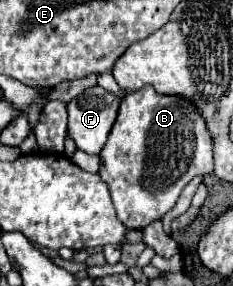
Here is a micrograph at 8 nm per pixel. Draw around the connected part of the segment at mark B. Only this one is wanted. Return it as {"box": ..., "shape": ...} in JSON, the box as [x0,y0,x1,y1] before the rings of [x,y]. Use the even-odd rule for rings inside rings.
{"box":[99,87,213,229],"shape":[[[143,87],[139,91],[127,93],[121,101],[117,121],[109,133],[109,139],[101,151],[101,169],[99,175],[111,191],[113,205],[117,209],[119,221],[127,229],[145,229],[149,223],[161,219],[179,199],[185,185],[197,177],[213,171],[213,153],[209,131],[203,123],[203,117],[195,107],[181,97],[159,95],[153,87]]]}

